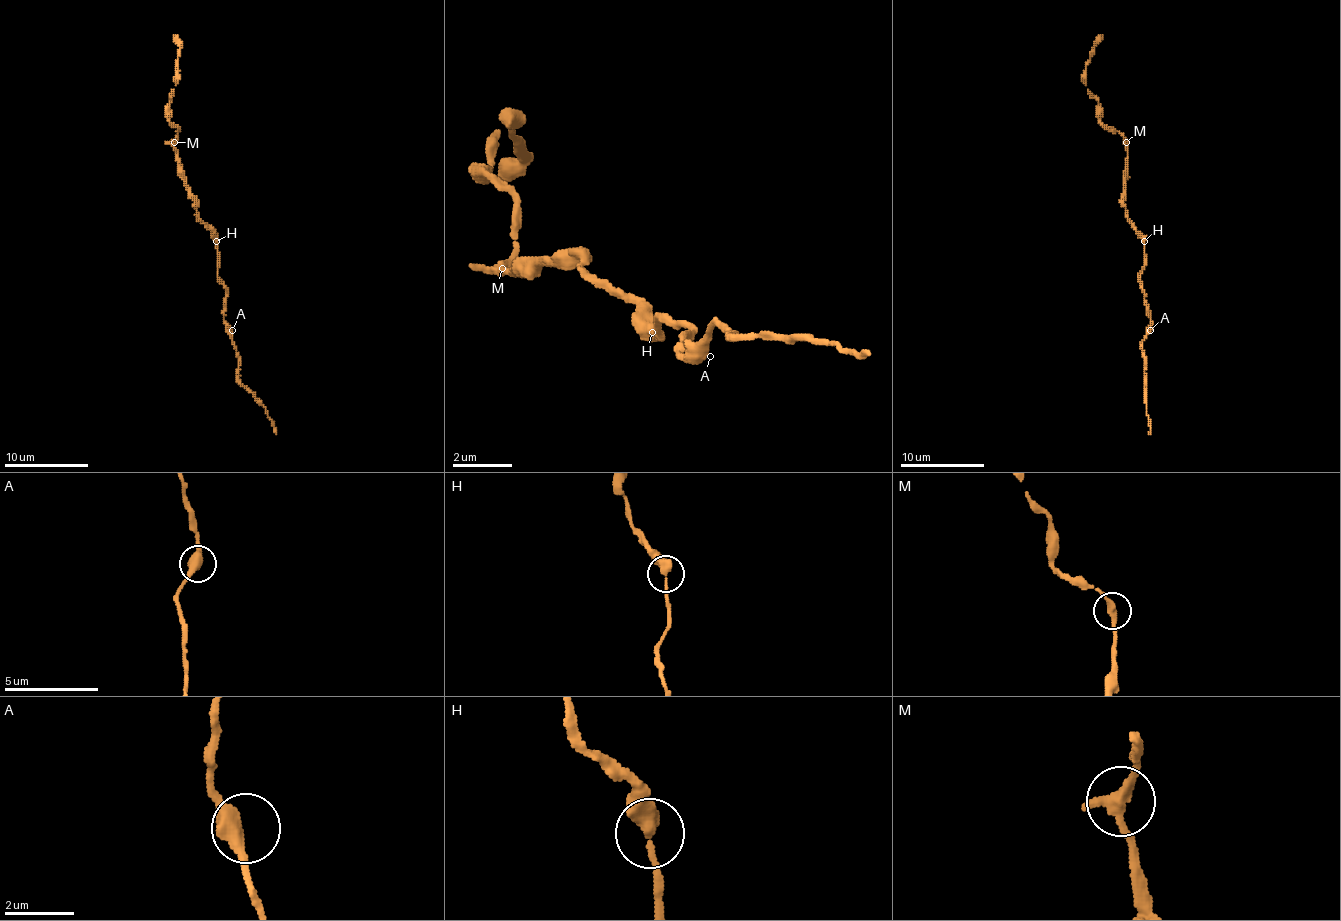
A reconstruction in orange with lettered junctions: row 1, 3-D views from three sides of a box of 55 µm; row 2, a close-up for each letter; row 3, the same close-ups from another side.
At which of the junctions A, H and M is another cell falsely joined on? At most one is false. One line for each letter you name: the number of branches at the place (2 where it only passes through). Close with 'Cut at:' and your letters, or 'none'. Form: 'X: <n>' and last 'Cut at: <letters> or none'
Cut at: none

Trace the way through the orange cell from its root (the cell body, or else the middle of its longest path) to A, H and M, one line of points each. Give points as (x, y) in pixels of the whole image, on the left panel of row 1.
A: (209, 229), (217, 244), (217, 279), (226, 290), (224, 321), (232, 330)
H: (209, 229), (215, 242)
M: (209, 229), (199, 217), (194, 196), (186, 183), (174, 142)

